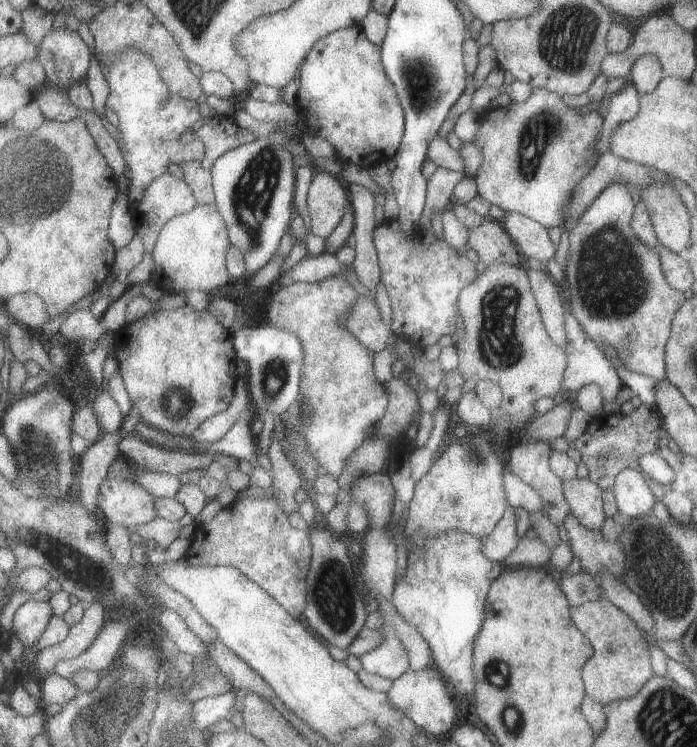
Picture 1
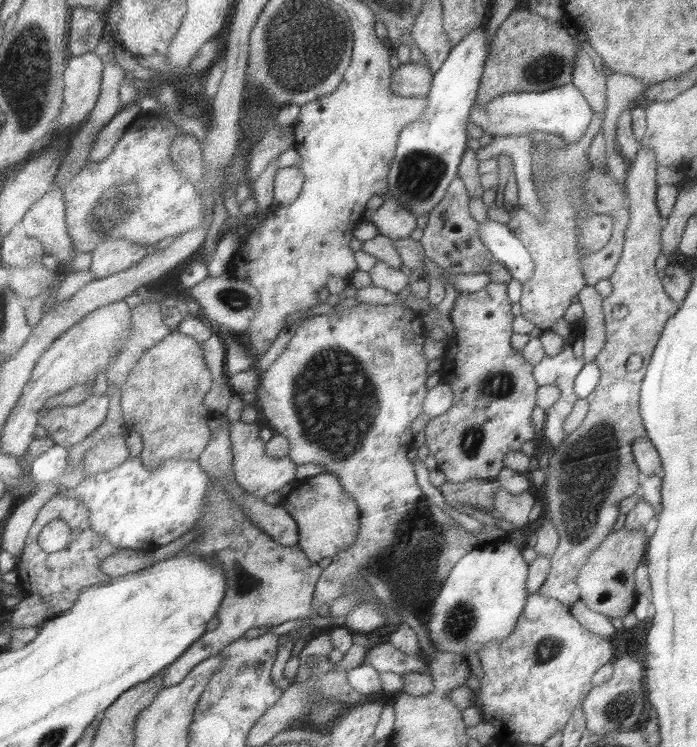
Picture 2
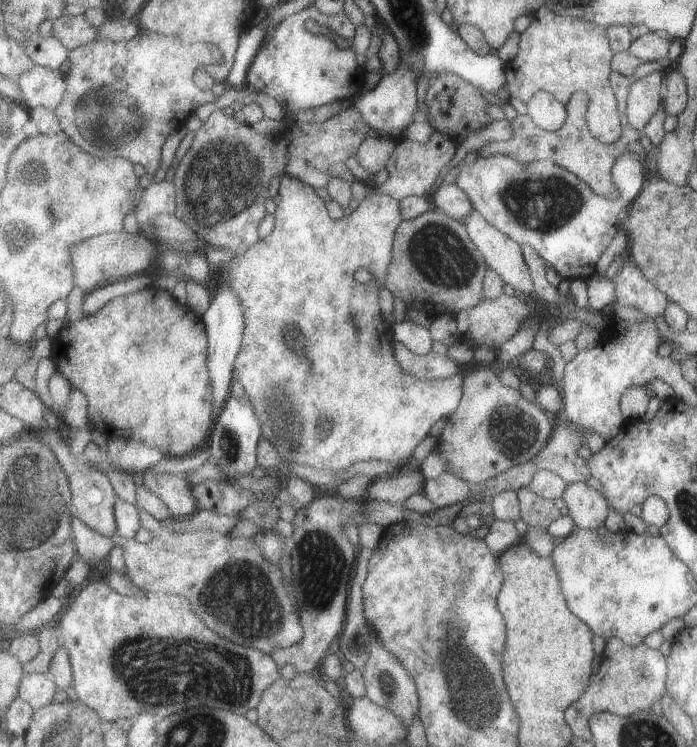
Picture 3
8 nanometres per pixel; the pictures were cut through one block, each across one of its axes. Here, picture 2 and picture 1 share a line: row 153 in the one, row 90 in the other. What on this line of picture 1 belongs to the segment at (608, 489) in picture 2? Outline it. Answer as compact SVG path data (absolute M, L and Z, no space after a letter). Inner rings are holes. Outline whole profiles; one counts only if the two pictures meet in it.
M639 54L631 66L629 82L635 84L639 96L643 96L643 94L651 94L663 76L665 74L663 74L663 68L661 68L657 56L649 56L649 54L641 56Z

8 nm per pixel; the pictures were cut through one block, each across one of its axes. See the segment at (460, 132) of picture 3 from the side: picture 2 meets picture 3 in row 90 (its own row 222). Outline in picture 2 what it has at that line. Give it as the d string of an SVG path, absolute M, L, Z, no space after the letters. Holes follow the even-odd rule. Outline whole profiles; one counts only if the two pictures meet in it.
M457 178L451 184L451 190L443 198L443 202L431 212L429 224L423 230L423 246L427 250L427 258L435 262L439 268L445 268L449 274L483 274L491 262L495 262L495 256L487 250L481 234L479 234L479 222L475 222L469 214L467 202L469 202L469 192L465 188L463 178Z

